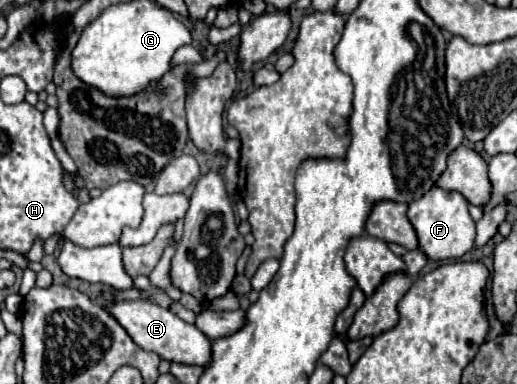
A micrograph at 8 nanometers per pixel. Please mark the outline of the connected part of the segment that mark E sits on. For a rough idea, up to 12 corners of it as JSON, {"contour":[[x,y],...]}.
{"contour":[[148,299],[108,301],[144,351],[208,365],[210,339]]}

